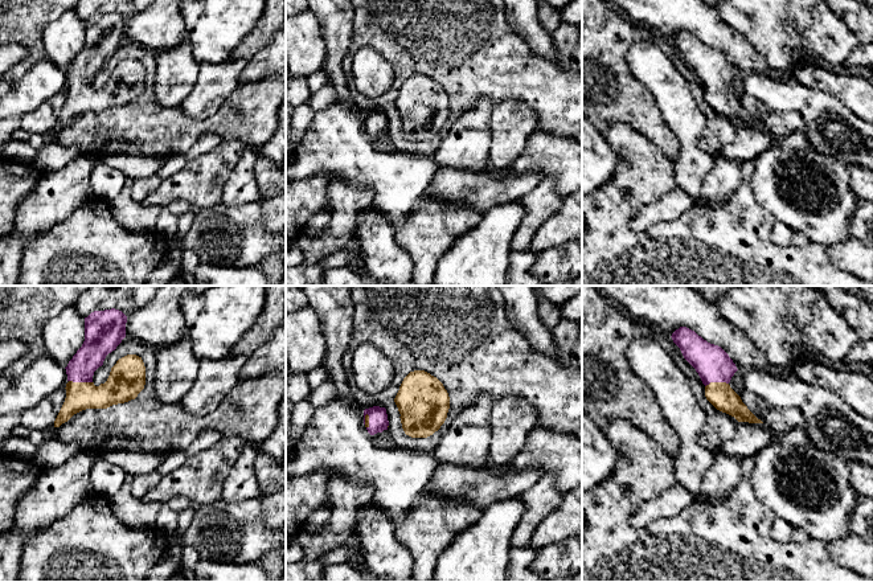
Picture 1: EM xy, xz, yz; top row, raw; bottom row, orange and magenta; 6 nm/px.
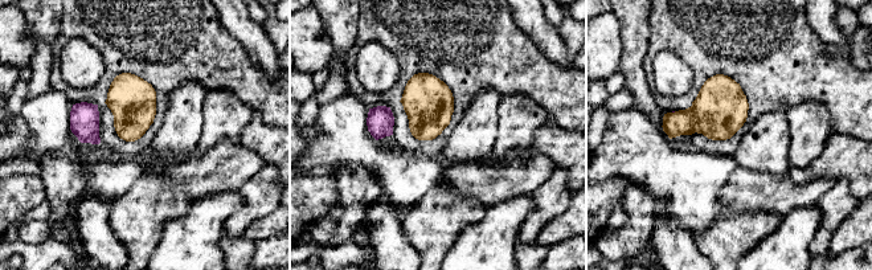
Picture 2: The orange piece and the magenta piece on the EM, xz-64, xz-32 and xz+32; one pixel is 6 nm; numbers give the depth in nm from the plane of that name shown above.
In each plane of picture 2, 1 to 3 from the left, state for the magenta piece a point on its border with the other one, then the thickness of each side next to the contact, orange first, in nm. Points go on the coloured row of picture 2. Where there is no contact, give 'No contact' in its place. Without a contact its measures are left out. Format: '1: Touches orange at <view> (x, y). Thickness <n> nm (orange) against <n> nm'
1: No contact
2: No contact
3: Touches orange at xz+32 (675, 111). Thickness 320 nm (orange) against 20 nm

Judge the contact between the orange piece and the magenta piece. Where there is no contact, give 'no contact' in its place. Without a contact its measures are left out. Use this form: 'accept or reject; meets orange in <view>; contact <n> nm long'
accept; meets orange in xy; contact 140 nm long

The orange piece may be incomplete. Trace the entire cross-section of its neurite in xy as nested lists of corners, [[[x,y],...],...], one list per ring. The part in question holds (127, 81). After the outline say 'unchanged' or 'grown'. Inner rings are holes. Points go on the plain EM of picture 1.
[[[115,12],[94,15],[85,21],[85,45],[66,73],[66,102],[54,124],[54,131],[86,112],[107,112],[135,103],[146,89],[142,61],[127,58],[111,71],[104,87],[95,90],[94,75],[108,57],[126,41],[127,20]]] | grown

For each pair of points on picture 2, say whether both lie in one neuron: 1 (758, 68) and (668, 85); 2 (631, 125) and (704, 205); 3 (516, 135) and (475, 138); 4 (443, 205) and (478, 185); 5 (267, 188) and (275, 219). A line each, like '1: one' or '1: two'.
1: two
2: one
3: two
4: two
5: two

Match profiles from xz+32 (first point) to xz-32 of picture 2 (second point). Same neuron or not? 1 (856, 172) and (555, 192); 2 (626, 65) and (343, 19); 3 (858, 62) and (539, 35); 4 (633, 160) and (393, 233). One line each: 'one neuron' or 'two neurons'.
1: two neurons
2: one neuron
3: two neurons
4: two neurons

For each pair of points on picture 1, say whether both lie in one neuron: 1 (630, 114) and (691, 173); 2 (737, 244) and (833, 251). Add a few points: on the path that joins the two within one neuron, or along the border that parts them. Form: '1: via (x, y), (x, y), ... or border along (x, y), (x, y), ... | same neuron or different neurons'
1: border along (671, 128), (679, 139), (679, 155), (673, 163) | different neurons
2: border along (823, 248), (830, 261), (847, 271) | different neurons

